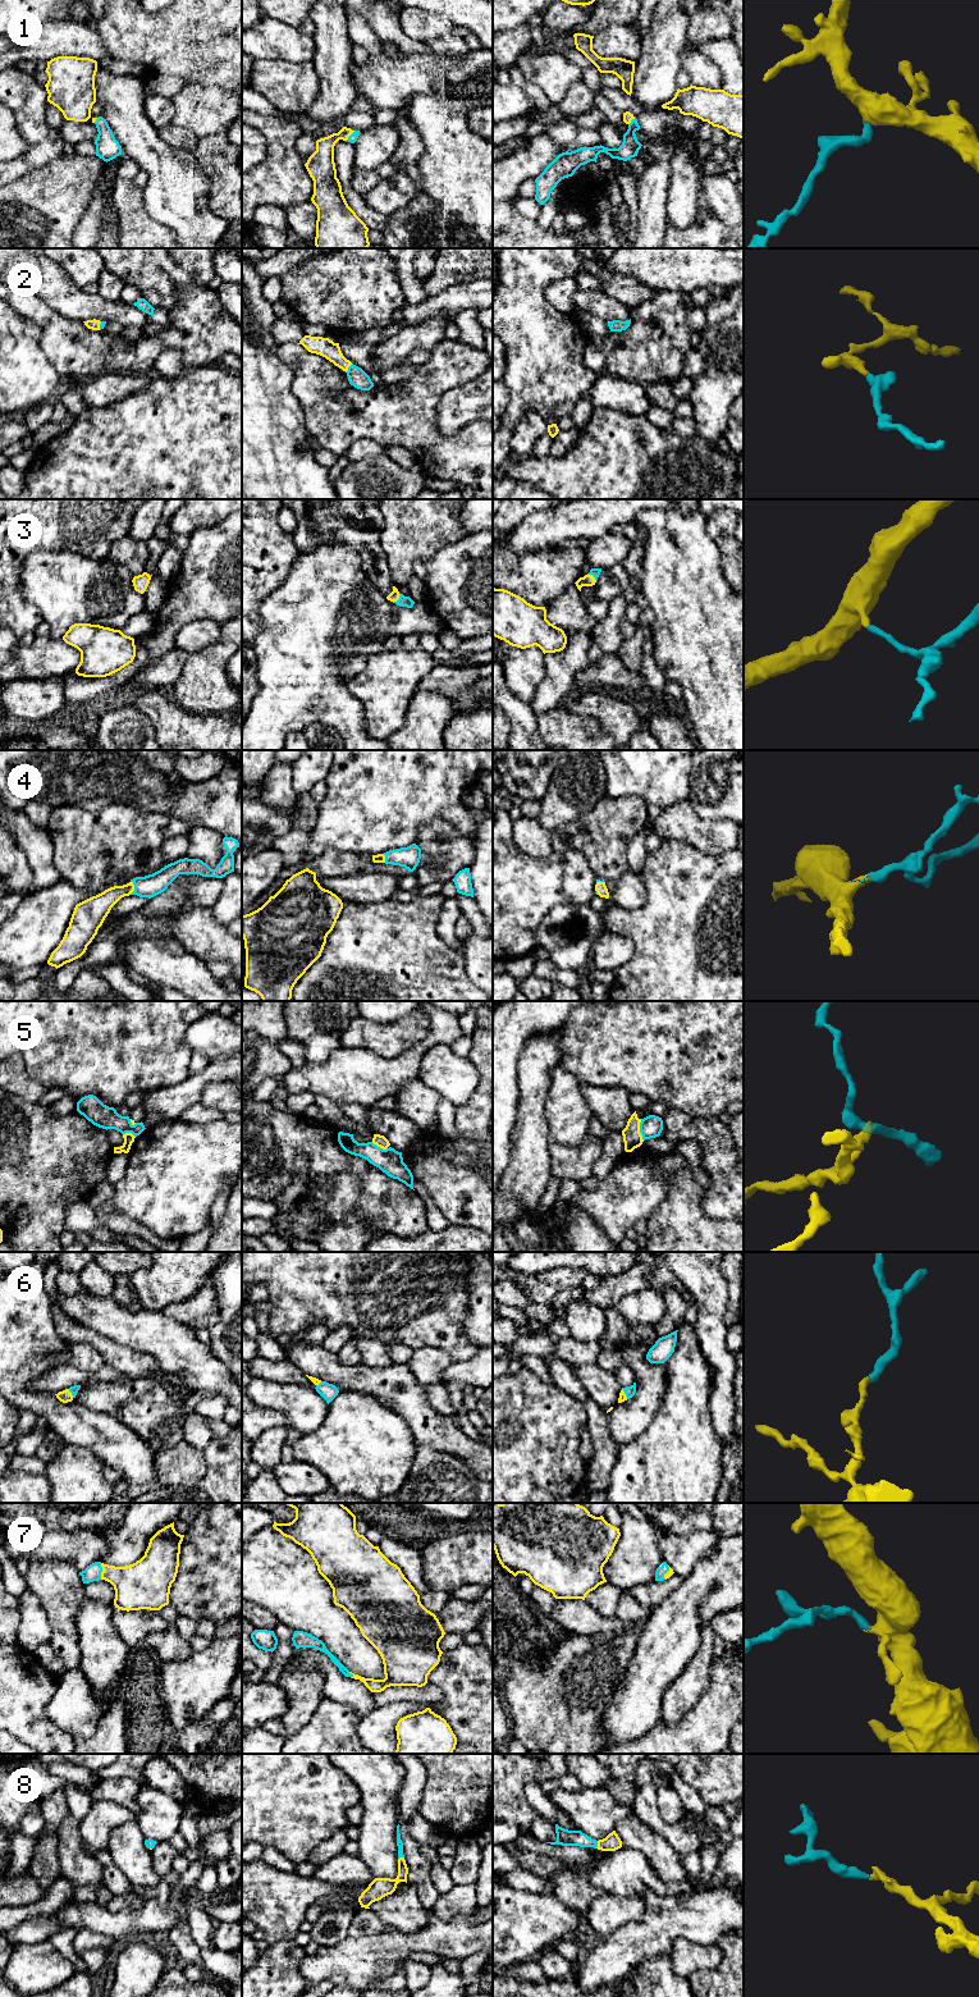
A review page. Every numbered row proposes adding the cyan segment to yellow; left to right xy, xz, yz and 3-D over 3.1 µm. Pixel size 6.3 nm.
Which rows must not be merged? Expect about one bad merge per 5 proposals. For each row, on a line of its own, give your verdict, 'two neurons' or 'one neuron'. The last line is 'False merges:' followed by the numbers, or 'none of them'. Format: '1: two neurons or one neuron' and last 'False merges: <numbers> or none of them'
1: one neuron
2: one neuron
3: one neuron
4: one neuron
5: two neurons
6: one neuron
7: one neuron
8: one neuron
False merges: 5

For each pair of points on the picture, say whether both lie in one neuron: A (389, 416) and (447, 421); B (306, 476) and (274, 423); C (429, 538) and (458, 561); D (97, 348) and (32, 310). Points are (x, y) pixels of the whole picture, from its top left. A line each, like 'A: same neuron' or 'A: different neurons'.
A: different neurons
B: same neuron
C: different neurons
D: same neuron

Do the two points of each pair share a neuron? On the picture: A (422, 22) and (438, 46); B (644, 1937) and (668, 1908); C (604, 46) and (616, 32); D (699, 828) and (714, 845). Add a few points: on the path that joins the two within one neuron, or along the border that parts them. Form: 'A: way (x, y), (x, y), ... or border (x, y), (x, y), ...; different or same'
A: border (452, 32), (431, 37), (426, 42); different
B: way (652, 1929), (666, 1915); same
C: way (608, 42), (614, 36); same
D: way (703, 832), (712, 841); same

